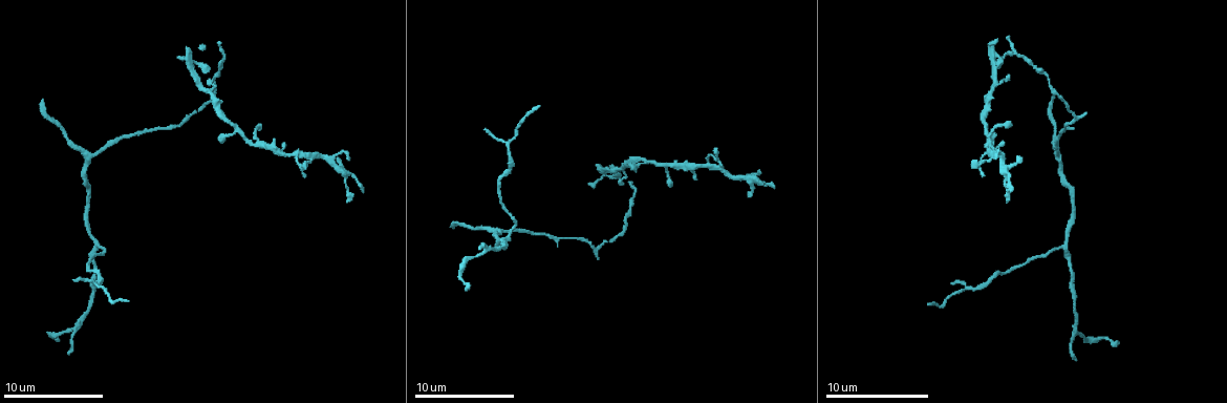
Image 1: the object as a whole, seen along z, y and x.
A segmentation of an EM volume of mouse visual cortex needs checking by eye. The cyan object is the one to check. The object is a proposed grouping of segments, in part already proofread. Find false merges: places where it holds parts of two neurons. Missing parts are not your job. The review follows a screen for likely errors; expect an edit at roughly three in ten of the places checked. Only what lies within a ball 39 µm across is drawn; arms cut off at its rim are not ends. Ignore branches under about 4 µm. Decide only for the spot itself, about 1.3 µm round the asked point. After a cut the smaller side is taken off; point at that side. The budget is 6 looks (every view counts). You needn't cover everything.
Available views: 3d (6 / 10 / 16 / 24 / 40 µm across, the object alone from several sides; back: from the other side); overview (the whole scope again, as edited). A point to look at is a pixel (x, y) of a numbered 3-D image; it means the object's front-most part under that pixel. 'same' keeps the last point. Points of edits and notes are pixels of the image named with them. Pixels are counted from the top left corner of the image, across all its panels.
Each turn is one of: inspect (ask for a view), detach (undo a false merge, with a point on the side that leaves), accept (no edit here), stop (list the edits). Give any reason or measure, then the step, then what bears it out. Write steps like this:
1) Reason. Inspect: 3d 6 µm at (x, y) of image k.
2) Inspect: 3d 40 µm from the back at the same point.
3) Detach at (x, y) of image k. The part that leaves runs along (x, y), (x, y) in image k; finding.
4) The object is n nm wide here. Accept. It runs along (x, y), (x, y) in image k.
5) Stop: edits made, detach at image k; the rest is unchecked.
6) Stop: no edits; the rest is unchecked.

Arms part here. Inspect: 3d 10 µm at (507, 235) of image 1.

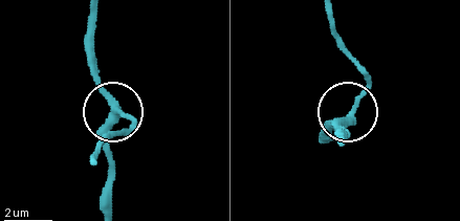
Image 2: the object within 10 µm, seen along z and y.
The object is 310 nm wide here. Accept. One neuron here.

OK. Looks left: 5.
Three arms meet. Inspect: 3d 10 µm at (497, 229) of image 1.

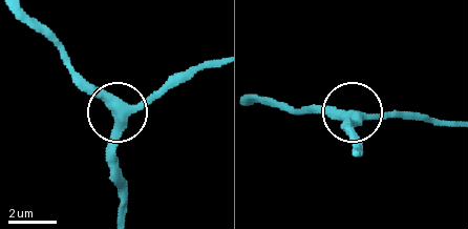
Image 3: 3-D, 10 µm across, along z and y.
3 arms meet here. Accept. It runs along (215, 59), (186, 69), (149, 98), (119, 109), (61, 56) in image 3; continuous, no second neuron.

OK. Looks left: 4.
Thin neck. Inspect: 3d 6 µm at (160, 127) of image 1.

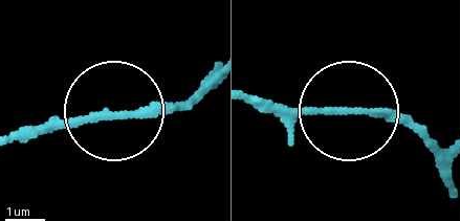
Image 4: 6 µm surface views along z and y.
Accept. One neuron here.

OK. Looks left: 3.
Stop: no edits; the rest is unchecked.

